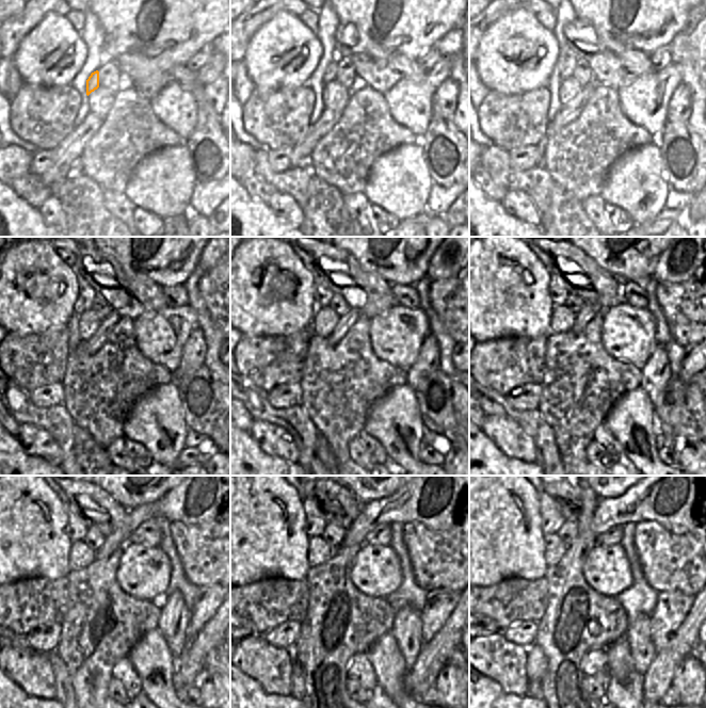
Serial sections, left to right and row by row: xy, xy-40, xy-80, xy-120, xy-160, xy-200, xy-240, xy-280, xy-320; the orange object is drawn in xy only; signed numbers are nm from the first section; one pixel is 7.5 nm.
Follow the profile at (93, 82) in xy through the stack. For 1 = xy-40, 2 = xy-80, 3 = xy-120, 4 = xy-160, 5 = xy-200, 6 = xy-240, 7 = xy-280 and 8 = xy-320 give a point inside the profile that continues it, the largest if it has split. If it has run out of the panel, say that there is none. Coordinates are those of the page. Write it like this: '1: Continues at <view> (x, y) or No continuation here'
1: Continues at xy-40 (330, 75)
2: Continues at xy-80 (567, 59)
3: Continues at xy-120 (85, 293)
4: Continues at xy-160 (323, 294)
5: Continues at xy-200 (558, 290)
6: Continues at xy-240 (76, 528)
7: Continues at xy-280 (315, 524)
8: Continues at xy-320 (551, 518).

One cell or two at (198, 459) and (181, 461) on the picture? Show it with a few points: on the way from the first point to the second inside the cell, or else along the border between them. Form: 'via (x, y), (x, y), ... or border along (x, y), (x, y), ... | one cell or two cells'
via (194, 459), (186, 459) | one cell

